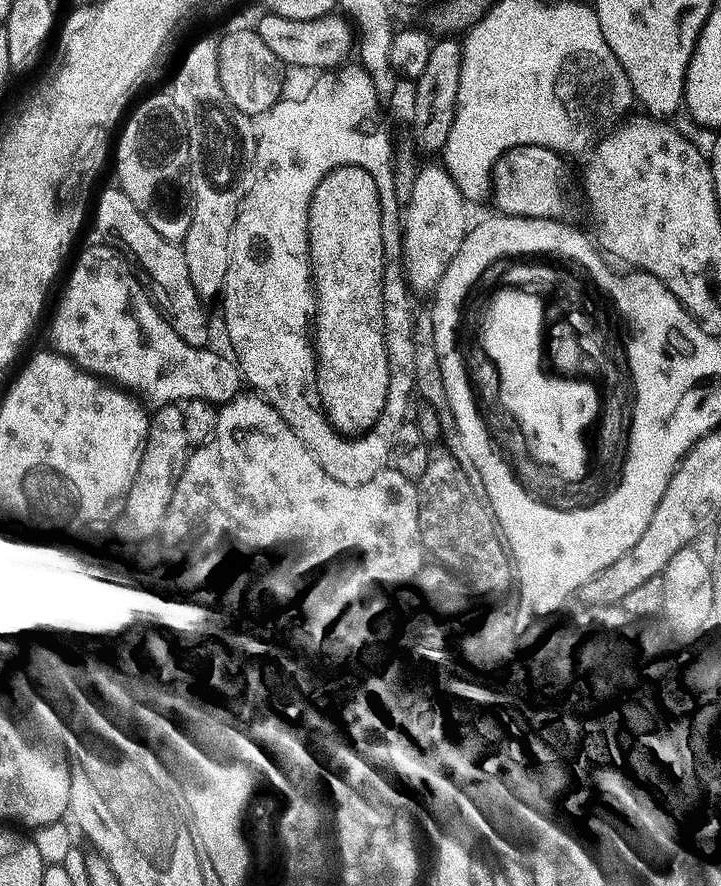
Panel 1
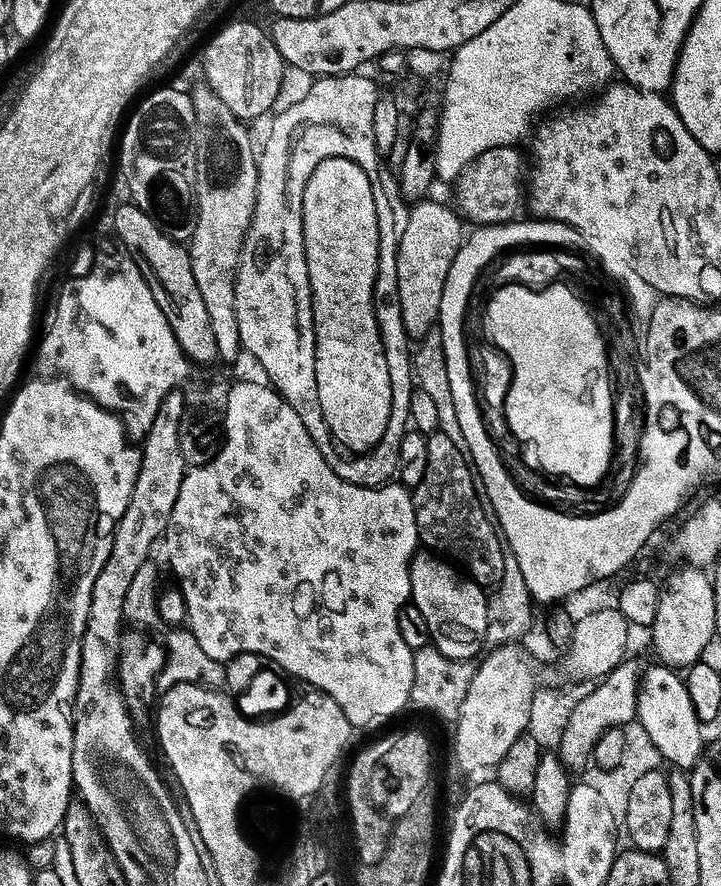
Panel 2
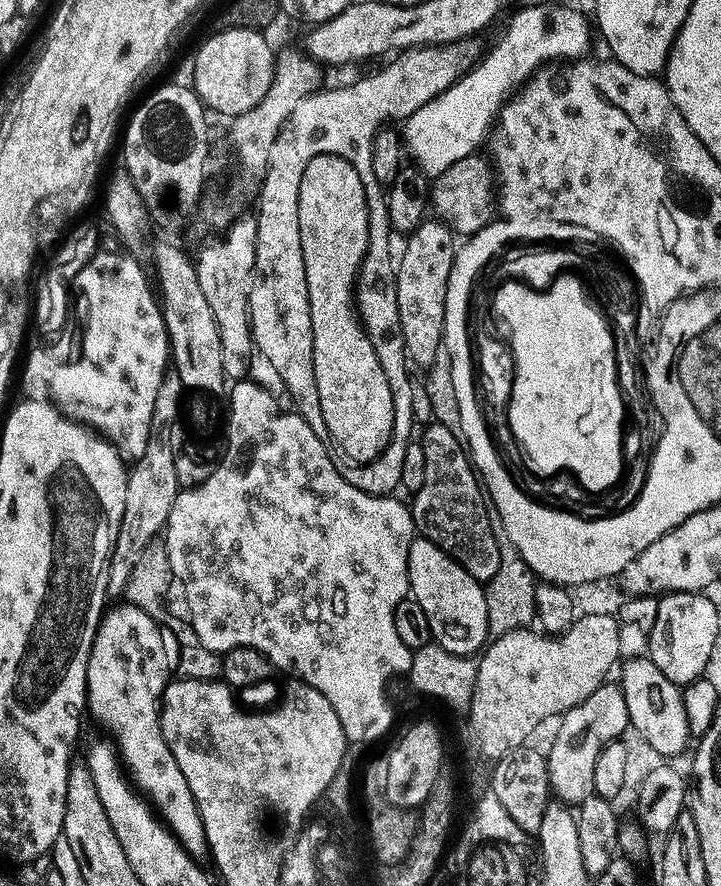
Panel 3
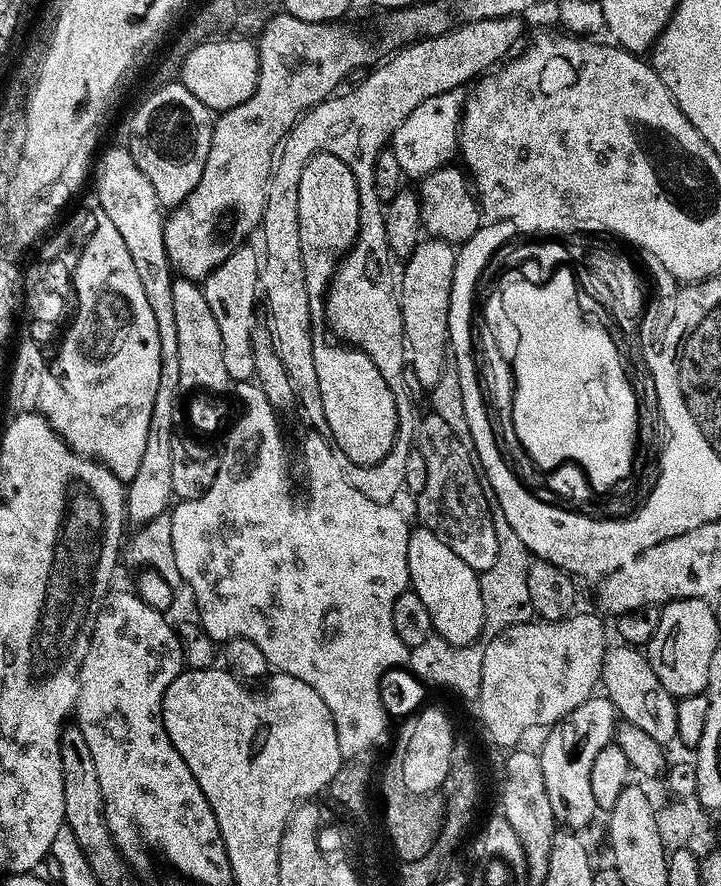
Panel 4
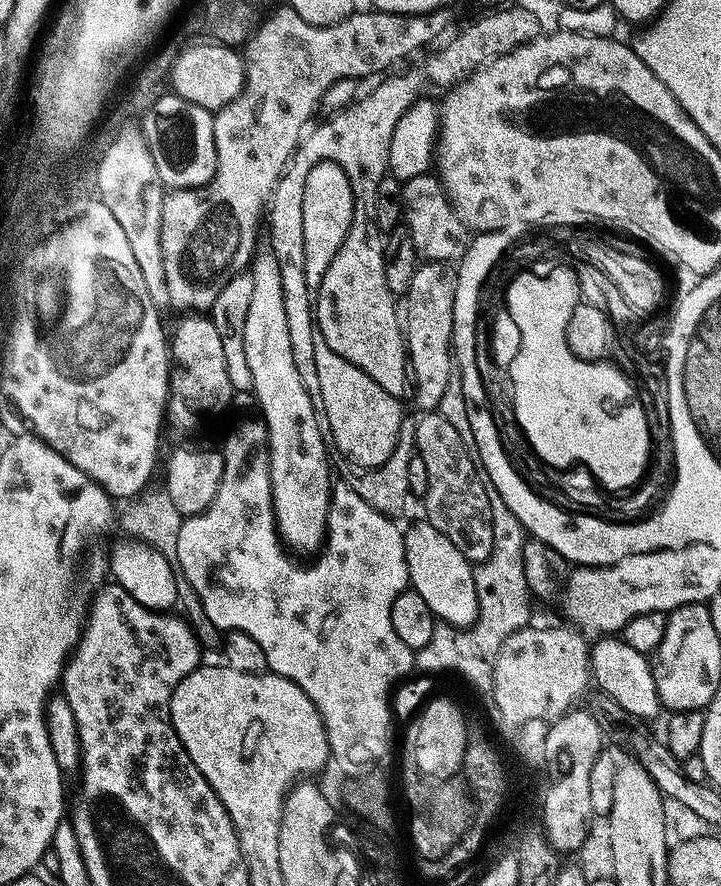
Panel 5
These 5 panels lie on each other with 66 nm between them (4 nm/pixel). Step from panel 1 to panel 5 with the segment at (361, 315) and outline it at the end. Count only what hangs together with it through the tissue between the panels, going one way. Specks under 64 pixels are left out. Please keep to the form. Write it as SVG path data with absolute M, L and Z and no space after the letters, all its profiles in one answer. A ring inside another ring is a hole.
M337 164L314 166L314 170L310 170L310 178L306 178L306 194L302 198L304 277L309 293L319 293L326 270L330 270L330 262L338 258L338 250L342 250L346 234L350 234L355 213L356 199L346 170ZM313 335L312 341L315 369L318 370L320 383L318 392L319 395L324 395L322 416L335 451L337 448L350 463L357 464L357 469L371 470L382 467L386 462L390 462L400 441L406 419L404 408L399 404L401 401L382 390L374 378L333 352L326 344L325 335Z

